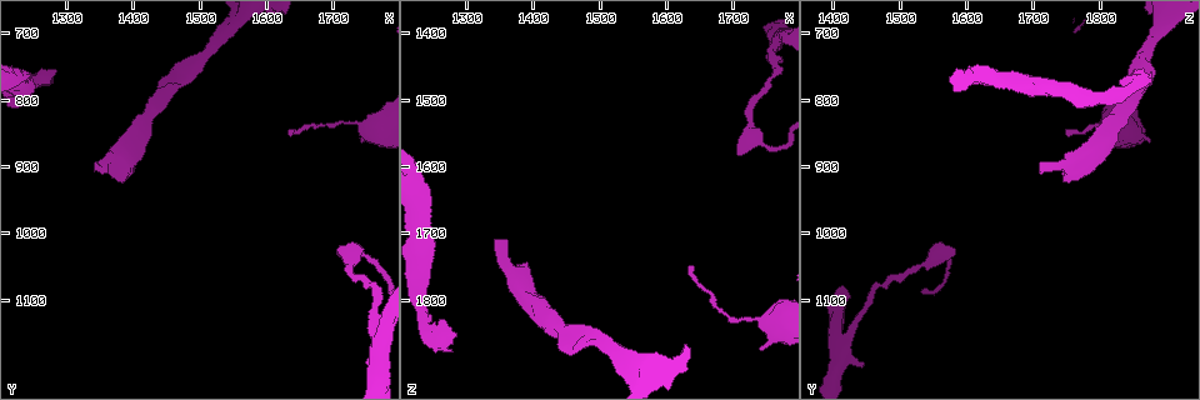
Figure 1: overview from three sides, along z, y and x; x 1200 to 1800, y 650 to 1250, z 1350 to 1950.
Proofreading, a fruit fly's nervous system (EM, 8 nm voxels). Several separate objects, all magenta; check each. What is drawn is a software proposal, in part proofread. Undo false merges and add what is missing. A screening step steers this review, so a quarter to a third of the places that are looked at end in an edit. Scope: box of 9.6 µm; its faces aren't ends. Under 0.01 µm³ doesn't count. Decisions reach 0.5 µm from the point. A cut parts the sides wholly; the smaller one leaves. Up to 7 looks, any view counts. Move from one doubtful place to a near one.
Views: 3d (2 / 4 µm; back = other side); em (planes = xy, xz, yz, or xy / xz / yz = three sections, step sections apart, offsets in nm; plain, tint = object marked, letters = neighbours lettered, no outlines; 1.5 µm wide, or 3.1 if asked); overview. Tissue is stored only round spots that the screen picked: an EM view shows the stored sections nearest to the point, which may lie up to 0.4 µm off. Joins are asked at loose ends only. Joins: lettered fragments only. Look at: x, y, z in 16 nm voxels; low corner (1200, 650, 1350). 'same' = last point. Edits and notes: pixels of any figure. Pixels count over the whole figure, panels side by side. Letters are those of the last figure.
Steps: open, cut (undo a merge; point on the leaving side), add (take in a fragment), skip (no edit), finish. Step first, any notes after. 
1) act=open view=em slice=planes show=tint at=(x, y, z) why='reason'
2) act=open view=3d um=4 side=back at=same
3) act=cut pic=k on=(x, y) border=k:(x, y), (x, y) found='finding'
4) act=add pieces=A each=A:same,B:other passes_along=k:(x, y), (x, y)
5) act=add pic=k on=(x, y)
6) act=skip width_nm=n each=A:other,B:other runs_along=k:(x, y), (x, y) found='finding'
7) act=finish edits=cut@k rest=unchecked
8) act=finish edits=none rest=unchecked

act=open view=3d um=4 side=back at=(1745, 860, 1875) why='thick end'

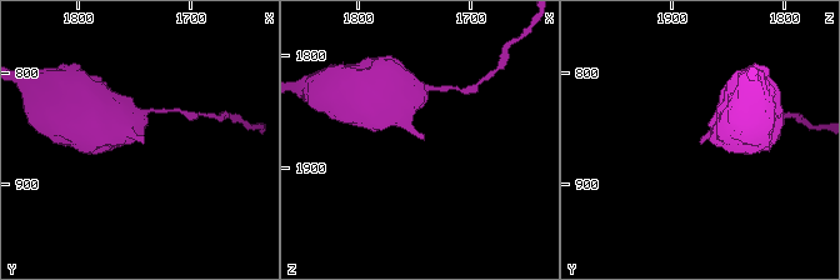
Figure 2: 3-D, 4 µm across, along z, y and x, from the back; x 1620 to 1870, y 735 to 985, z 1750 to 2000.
act=open view=em slice=planes show=letters at=(1744, 862, 1876)

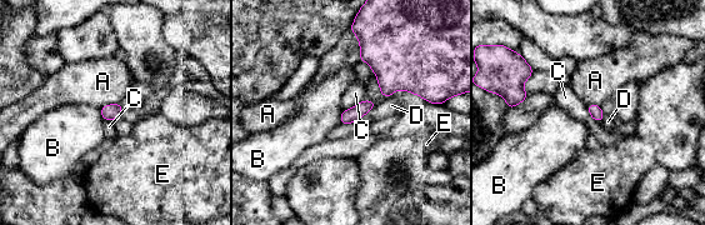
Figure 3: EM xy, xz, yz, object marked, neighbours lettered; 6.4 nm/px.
act=skip longest_contact=D:190nm each=A:other,B:other,C:other,D:other,E:other found='no lettered fragment goes on from it'

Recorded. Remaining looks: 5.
act=open view=3d um=2 at=(1545, 700, 1885) why='thick turns thin'

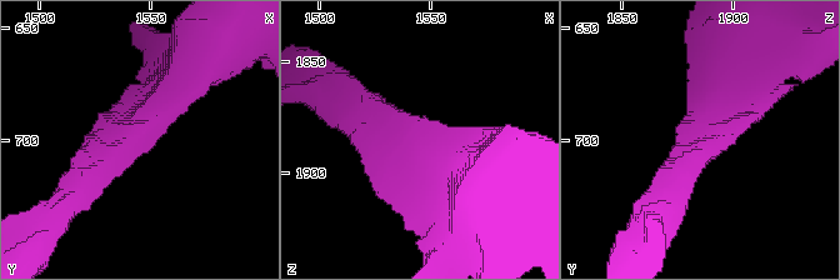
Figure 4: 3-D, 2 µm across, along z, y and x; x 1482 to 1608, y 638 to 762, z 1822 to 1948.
act=open view=em slice=xz step=4 show=letters at=(1547, 697, 1886)

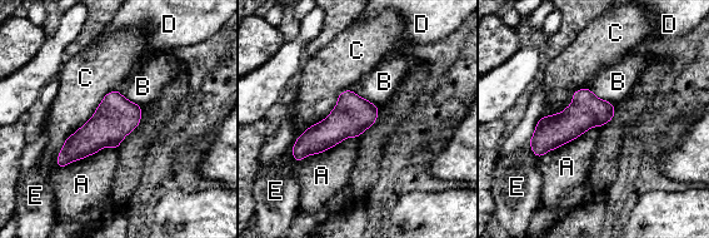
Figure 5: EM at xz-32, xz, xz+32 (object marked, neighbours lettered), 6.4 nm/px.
act=skip each=A:other,B:other,C:other,D:other,E:other border=5:(115, 149), (103, 147), (56, 168) found='continuous, no second cell'

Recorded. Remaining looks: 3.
act=open view=em slice=planes show=plain at=(1640, 845, 1755) why='branch stops here'

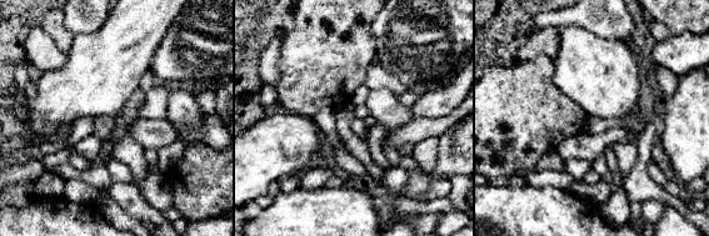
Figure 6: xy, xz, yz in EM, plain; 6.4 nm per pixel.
act=open view=em slice=planes show=letters at=same

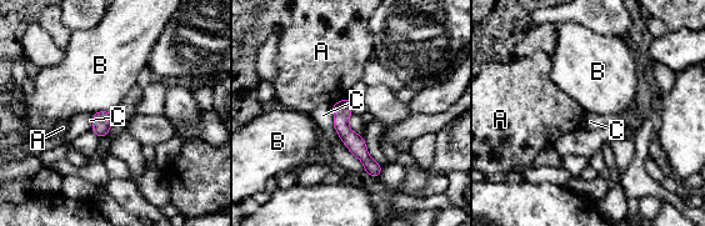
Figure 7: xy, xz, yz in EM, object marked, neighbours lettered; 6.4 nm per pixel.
act=skip longest_contact=C:220nm each=A:other,B:other,C:other found='no lettered fragment goes on from it'

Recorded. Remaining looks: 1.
act=finish edits=none rest=unchecked

